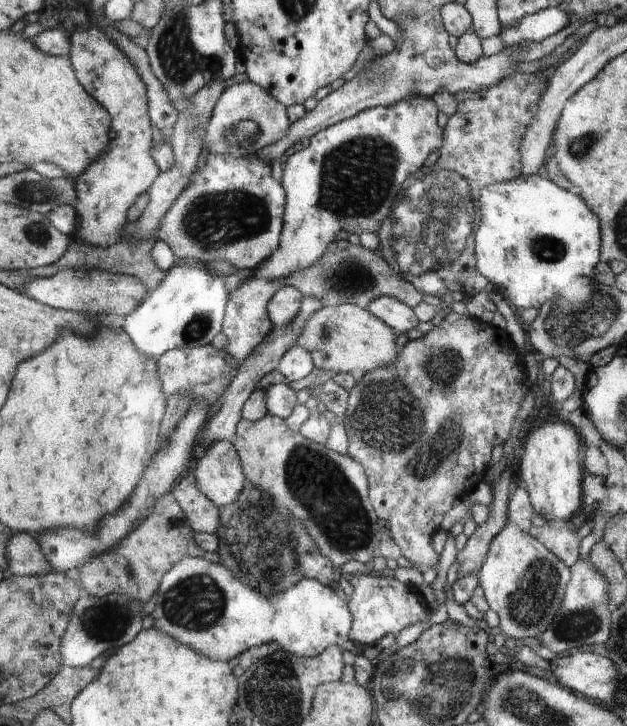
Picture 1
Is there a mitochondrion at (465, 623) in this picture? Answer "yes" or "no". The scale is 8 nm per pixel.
no

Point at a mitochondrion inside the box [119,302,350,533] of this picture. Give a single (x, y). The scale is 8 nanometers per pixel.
(200, 325)

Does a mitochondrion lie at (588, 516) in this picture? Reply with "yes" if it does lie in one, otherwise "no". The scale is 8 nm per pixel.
no

